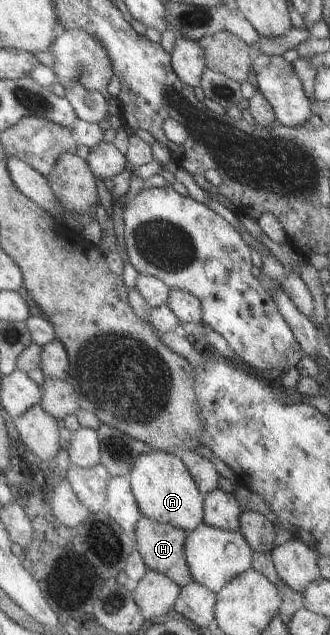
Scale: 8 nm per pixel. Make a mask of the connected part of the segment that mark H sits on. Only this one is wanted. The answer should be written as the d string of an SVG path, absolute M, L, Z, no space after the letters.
M141 515L135 533L135 549L139 550L147 569L165 574L180 588L192 582L184 548L189 531Z

